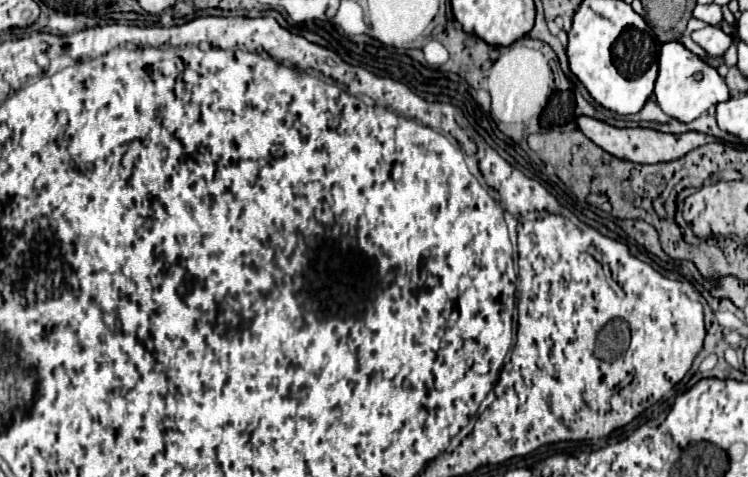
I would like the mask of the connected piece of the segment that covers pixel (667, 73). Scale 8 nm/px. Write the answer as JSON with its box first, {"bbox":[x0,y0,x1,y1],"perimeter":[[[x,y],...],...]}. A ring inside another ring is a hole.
{"bbox":[656,42,730,122],"perimeter":[[[666,42],[660,52],[660,72],[656,82],[656,102],[660,108],[680,120],[680,122],[692,122],[712,106],[730,100],[730,90],[724,82],[724,78],[706,62],[702,62],[696,54],[686,50],[680,42]],[[694,74],[702,74],[702,78],[696,78]]]}

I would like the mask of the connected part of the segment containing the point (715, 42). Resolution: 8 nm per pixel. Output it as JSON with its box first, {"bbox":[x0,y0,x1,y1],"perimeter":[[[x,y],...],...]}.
{"bbox":[692,26,732,58],"perimeter":[[[706,26],[702,30],[696,30],[692,32],[692,40],[702,46],[708,56],[716,58],[716,56],[724,56],[724,52],[730,48],[732,40],[730,36],[726,36],[720,28],[714,28],[714,26]]]}

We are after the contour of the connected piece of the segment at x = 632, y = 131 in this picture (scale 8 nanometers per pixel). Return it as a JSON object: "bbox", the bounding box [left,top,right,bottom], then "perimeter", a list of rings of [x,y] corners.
{"bbox":[578,116,716,164],"perimeter":[[[582,116],[578,118],[578,128],[584,136],[588,136],[596,146],[600,146],[602,150],[606,150],[608,154],[622,158],[622,160],[630,160],[630,162],[638,162],[638,164],[658,164],[658,162],[670,162],[670,160],[678,160],[682,156],[686,156],[690,150],[700,148],[704,144],[716,142],[714,136],[702,134],[702,132],[686,132],[686,134],[662,134],[656,130],[648,130],[648,128],[614,128],[608,126],[600,120]]]}

